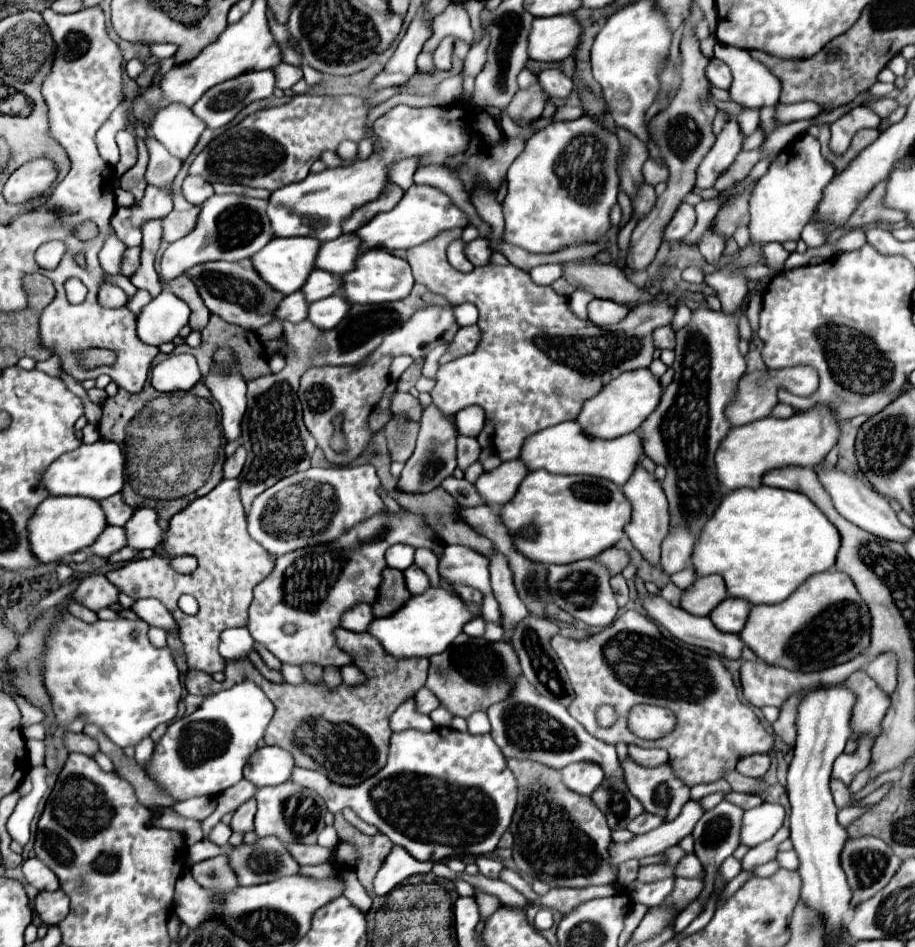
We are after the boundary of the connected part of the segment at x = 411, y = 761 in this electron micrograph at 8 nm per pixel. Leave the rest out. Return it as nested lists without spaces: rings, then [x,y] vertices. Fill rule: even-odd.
[[[410,728],[408,732],[394,732],[390,738],[388,766],[356,788],[338,786],[320,772],[306,768],[294,768],[292,780],[304,788],[314,788],[326,800],[327,810],[332,814],[350,806],[364,822],[374,824],[396,846],[406,848],[418,860],[432,862],[450,856],[480,856],[494,852],[500,836],[510,826],[516,808],[516,780],[492,736],[470,736],[468,732],[458,732],[454,728],[434,728],[432,732],[416,732]]]

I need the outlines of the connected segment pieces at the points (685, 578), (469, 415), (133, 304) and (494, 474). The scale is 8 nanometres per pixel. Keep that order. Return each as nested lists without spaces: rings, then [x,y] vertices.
[[[688,566],[688,568],[684,568],[684,570],[680,570],[678,574],[672,574],[670,576],[670,580],[678,586],[678,588],[688,588],[694,580],[696,580],[696,572],[694,572],[694,568],[692,566]]]
[[[478,406],[460,410],[456,414],[456,426],[460,435],[477,437],[484,427],[484,410],[480,410]]]
[[[138,290],[138,294],[136,294],[132,300],[128,300],[128,308],[138,316],[138,314],[142,312],[142,308],[144,308],[150,300],[152,300],[152,296],[148,296],[148,292]]]
[[[516,458],[500,464],[496,470],[484,472],[474,486],[490,506],[504,506],[514,498],[528,472],[528,466],[520,458]]]

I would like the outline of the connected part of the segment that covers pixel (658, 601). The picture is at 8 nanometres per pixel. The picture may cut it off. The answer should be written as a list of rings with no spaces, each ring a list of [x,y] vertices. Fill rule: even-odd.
[[[648,596],[648,598],[642,598],[642,606],[644,610],[650,614],[652,620],[656,620],[658,624],[662,624],[672,636],[676,636],[678,640],[682,640],[684,644],[692,644],[692,646],[702,646],[702,648],[708,648],[724,658],[730,658],[730,660],[736,660],[740,658],[742,654],[742,648],[744,648],[744,642],[736,636],[736,634],[726,634],[726,632],[720,632],[710,618],[706,616],[694,616],[694,614],[688,614],[686,610],[682,608],[674,608],[672,604],[668,604],[662,596]]]

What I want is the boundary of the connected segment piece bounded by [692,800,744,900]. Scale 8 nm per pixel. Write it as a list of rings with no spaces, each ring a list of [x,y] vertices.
[[[722,800],[718,806],[714,806],[712,810],[706,810],[704,816],[698,820],[692,836],[694,836],[694,854],[698,856],[698,860],[702,862],[704,870],[706,870],[706,878],[704,878],[704,890],[700,892],[700,900],[708,900],[710,892],[714,890],[714,872],[720,868],[720,864],[732,856],[732,852],[738,848],[740,844],[740,824],[742,824],[742,814],[744,810],[728,800]]]

